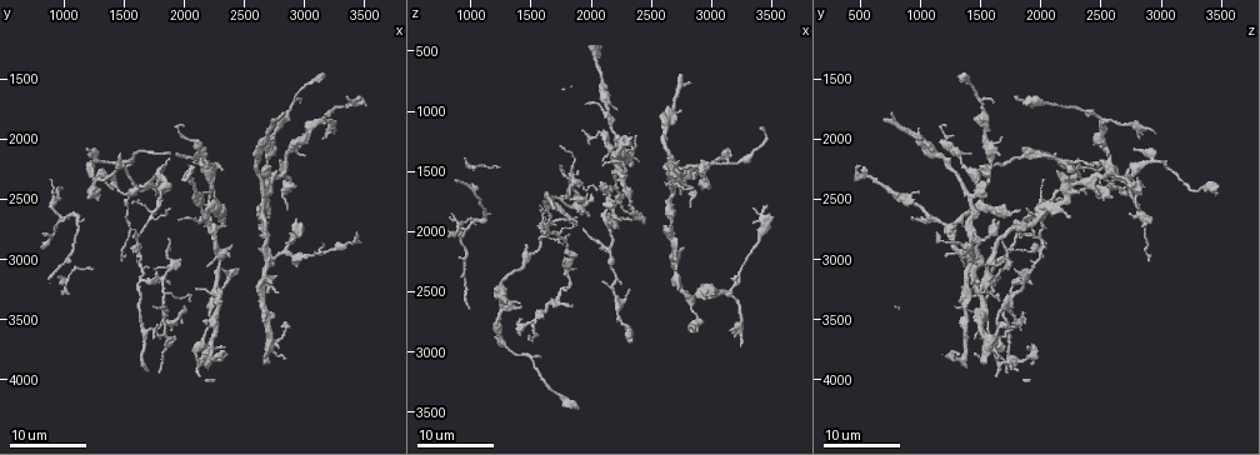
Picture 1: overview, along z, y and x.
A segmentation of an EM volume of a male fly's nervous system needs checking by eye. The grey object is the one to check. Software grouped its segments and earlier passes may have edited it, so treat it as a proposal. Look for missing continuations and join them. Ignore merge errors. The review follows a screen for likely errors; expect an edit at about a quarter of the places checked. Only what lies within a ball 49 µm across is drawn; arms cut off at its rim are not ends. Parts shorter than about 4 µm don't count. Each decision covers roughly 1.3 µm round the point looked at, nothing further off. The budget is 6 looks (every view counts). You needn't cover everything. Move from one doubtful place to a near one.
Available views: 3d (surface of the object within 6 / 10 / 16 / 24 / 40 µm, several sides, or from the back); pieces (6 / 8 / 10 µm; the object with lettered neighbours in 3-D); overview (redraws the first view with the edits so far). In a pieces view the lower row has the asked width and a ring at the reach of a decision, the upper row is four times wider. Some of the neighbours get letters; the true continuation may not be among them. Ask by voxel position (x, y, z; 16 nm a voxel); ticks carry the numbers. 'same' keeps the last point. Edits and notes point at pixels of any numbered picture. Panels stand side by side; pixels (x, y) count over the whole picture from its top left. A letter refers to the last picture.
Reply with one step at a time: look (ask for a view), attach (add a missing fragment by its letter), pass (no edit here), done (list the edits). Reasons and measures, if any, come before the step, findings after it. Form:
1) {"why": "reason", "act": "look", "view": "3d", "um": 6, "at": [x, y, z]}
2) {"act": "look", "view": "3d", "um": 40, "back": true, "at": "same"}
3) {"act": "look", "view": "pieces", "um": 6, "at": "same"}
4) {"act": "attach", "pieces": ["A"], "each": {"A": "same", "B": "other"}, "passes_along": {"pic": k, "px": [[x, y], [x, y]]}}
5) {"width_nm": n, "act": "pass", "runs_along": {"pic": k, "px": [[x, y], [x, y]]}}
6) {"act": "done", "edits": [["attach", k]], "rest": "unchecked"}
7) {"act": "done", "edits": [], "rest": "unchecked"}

{"why": "free end", "act": "look", "view": "3d", "um": 16, "at": [1860, 3180, 1900]}

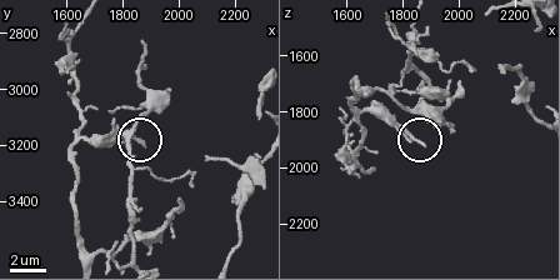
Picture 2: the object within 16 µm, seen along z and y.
{"act": "look", "view": "pieces", "um": 10, "at": [1870, 3190, 1910]}

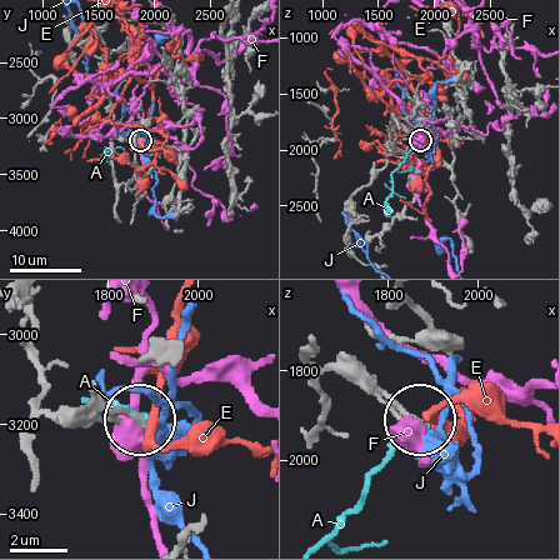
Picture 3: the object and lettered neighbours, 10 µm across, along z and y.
{"act": "pass", "each": {"A": "other", "E": "other", "F": "other", "J": "other"}, "runs_along": {"pic": 3, "px": [[313, 439], [320, 381], [334, 368], [363, 370], [418, 418]]}, "found": "no lettered fragment goes on from it"}

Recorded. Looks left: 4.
{"why": "free end", "act": "look", "view": "3d", "um": 24, "at": [2700, 2660, 2240]}

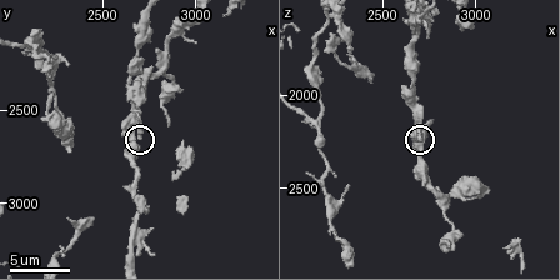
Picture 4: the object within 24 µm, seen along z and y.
{"why": "see the neighbours", "act": "look", "view": "pieces", "um": 8, "at": [2700, 2660, 2220]}

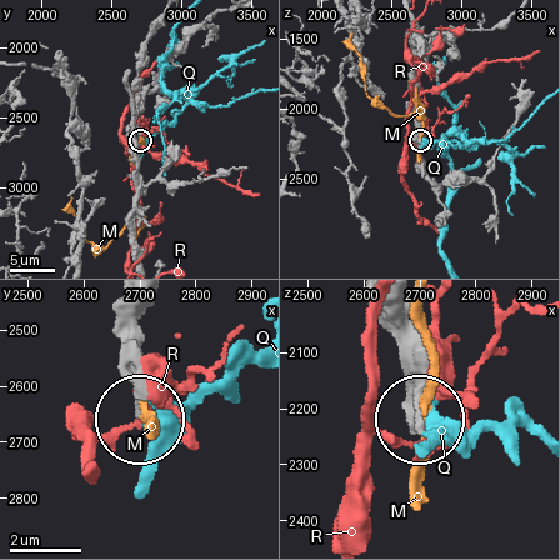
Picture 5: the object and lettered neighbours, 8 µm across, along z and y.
{"act": "pass", "each": {"M": "other", "Q": "other", "R": "other"}, "runs_along": {"pic": 5, "px": [[404, 306], [421, 420]]}, "found": "none of them fits"}

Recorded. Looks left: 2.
{"why": "thin end", "act": "look", "view": "3d", "um": 10, "at": [2860, 2580, 2800]}

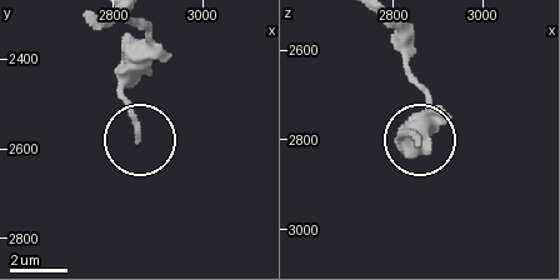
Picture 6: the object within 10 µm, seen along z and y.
{"act": "look", "view": "pieces", "um": 8, "at": [2860, 2575, 2805]}

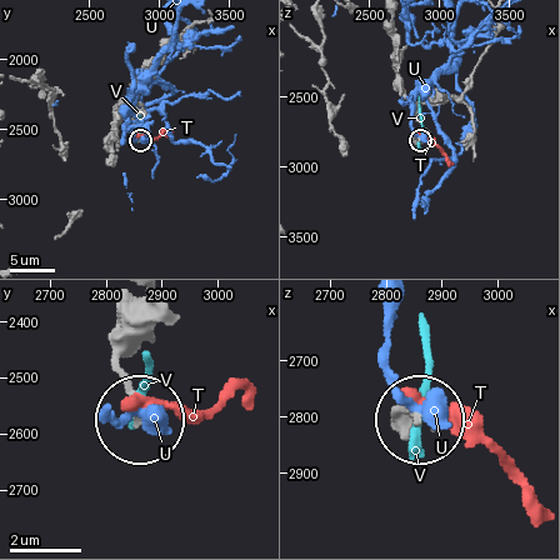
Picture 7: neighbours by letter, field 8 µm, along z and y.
{"width_nm": 170, "act": "pass", "each": {"T": "other", "U": "other", "V": "other"}, "found": "no lettered fragment goes on from it"}

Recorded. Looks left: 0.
{"act": "done", "edits": [], "rest": "unchecked"}

